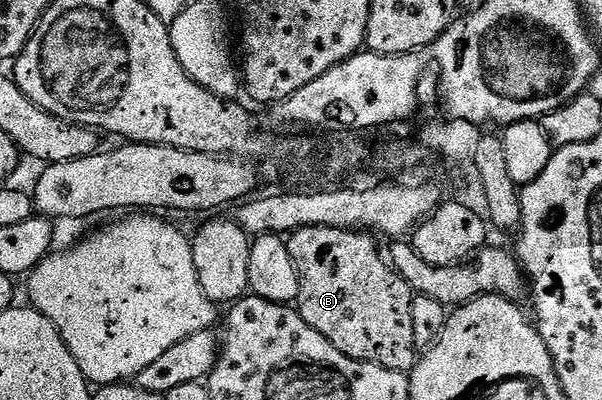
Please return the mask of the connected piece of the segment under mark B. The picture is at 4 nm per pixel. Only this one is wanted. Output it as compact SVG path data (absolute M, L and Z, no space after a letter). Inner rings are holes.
M304 227L288 236L289 252L295 261L295 273L299 273L299 293L295 309L315 329L323 333L339 353L360 363L374 363L392 371L414 370L419 358L415 345L415 328L411 325L411 305L415 294L412 287L399 277L388 258L381 256L378 240L370 232L348 231L334 227Z

